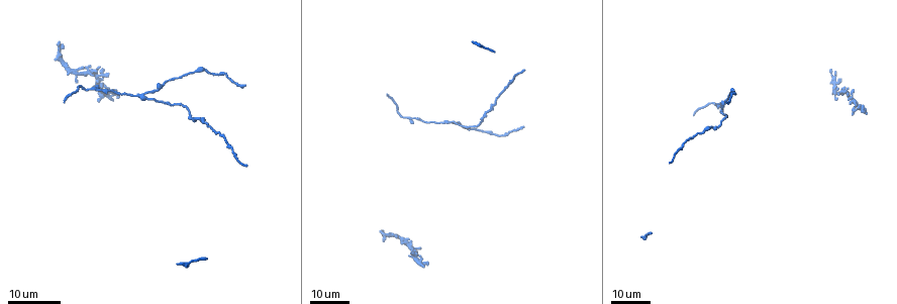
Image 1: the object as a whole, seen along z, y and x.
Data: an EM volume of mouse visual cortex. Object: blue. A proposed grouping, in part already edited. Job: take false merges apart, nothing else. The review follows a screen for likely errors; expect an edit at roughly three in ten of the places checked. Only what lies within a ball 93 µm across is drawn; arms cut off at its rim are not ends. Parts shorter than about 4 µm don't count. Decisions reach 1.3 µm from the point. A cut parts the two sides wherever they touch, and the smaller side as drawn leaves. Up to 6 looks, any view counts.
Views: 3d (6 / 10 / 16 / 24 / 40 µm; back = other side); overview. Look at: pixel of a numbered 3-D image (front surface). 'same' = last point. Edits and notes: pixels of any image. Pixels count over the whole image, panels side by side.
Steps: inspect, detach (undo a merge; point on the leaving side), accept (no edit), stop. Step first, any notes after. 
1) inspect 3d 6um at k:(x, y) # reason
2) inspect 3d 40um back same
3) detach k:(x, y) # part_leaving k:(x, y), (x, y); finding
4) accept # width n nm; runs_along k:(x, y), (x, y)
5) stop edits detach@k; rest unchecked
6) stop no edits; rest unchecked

inspect 3d 16um at 1:(143, 93)

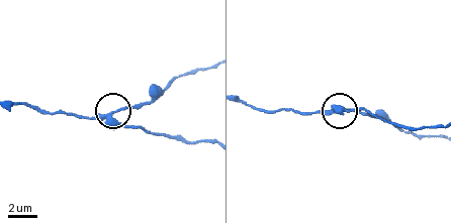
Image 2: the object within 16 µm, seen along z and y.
inspect 3d 6um at 2:(110, 115)

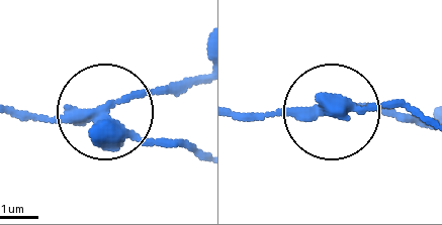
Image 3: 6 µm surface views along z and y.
detach 3:(157, 144) # arms 5; part_leaving 3:(104, 118), (197, 150); two neurons meet here

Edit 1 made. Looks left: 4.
inspect overview

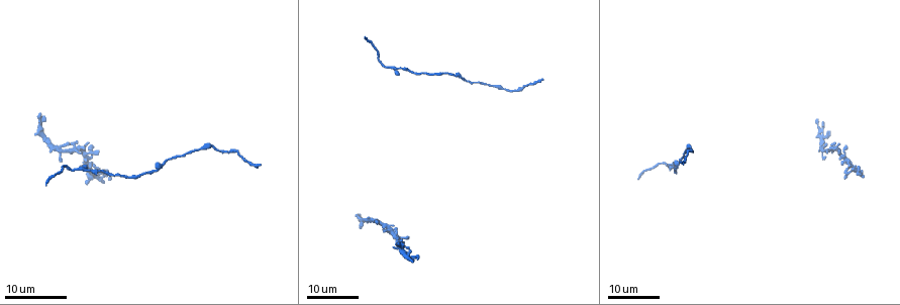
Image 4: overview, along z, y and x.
inspect 3d 16um at 4:(83, 167) # arms part here

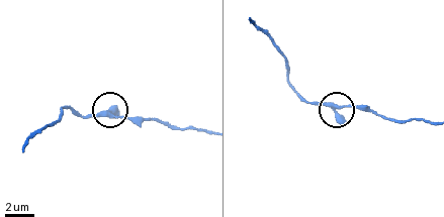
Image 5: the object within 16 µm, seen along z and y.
inspect 3d 10um at 5:(333, 108)

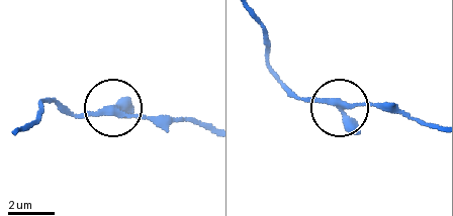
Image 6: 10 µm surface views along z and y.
accept # arms 3; runs_along 6:(204, 129), (181, 119), (128, 119), (111, 109), (61, 113); all the same neuron

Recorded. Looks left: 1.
stop edits detach@3; rest unchecked

